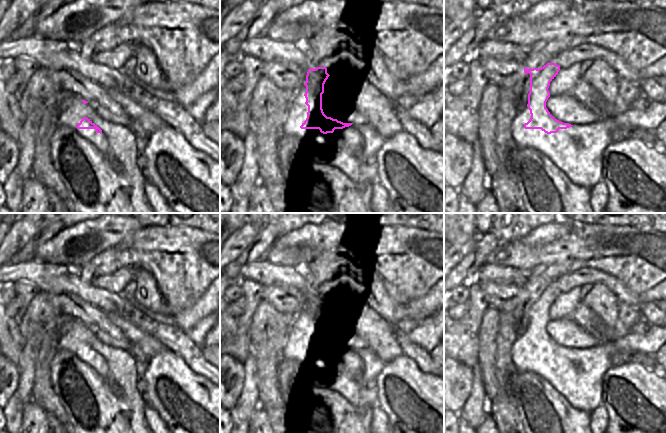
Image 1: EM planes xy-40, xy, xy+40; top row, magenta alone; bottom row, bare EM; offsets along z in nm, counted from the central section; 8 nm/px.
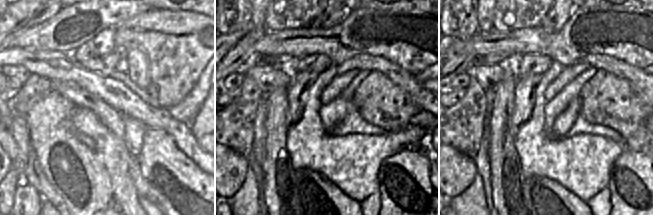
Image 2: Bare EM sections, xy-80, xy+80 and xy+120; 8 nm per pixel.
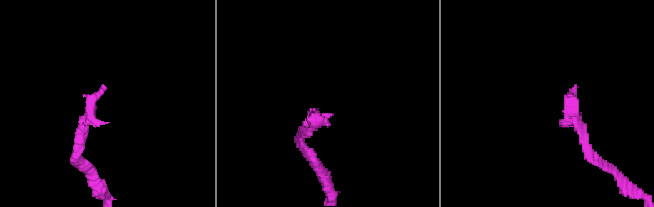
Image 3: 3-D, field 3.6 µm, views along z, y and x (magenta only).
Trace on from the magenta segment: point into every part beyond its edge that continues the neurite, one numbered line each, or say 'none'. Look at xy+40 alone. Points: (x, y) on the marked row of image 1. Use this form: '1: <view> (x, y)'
1: xy+40 (534, 59)

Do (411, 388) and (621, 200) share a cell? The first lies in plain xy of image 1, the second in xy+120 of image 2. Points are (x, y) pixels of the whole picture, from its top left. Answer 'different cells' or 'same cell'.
same cell

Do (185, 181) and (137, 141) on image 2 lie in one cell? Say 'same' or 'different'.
different

